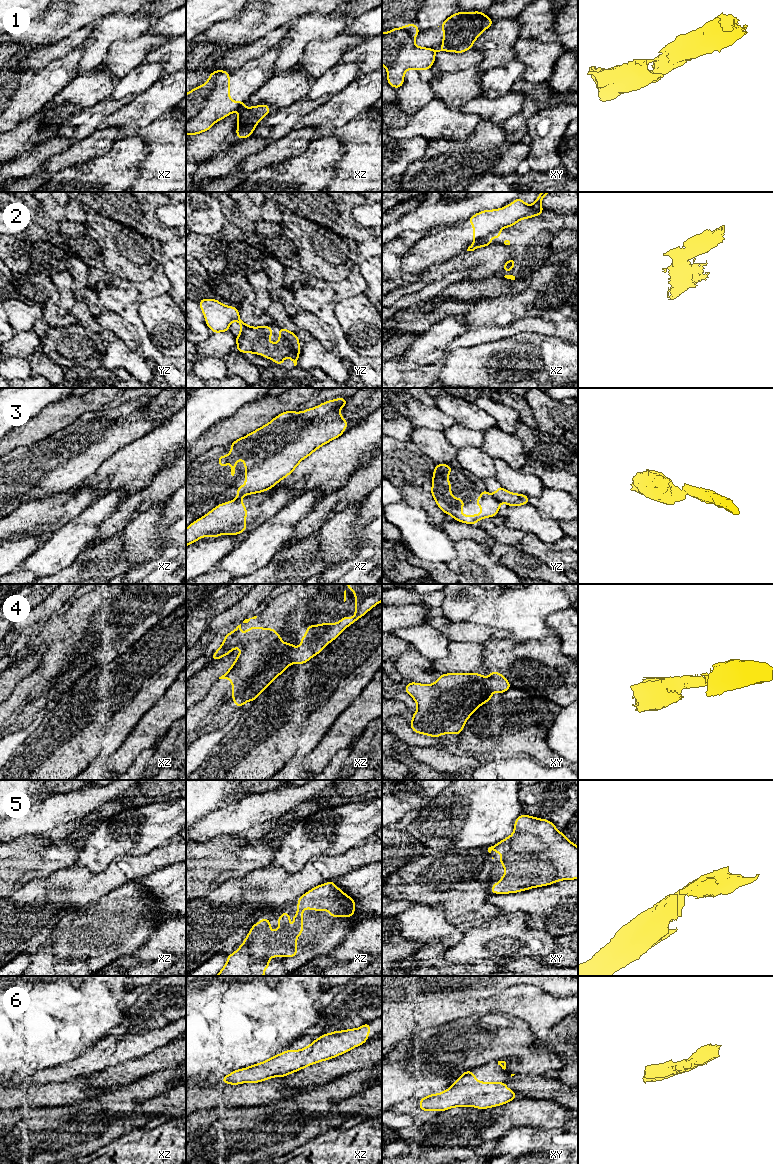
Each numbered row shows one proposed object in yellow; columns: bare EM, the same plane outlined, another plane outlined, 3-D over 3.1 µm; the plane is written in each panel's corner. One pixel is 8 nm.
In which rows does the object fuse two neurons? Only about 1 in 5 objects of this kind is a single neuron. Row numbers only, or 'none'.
1, 2, 3

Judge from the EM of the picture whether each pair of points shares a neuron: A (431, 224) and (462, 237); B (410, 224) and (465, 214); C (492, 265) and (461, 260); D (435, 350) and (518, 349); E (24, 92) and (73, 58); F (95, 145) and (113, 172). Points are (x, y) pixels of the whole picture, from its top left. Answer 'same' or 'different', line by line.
A: different
B: same
C: same
D: different
E: same
F: different

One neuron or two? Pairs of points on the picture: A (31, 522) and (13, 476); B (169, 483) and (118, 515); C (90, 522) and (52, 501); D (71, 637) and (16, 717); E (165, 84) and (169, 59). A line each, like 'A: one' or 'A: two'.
A: two
B: one
C: two
D: one
E: two

